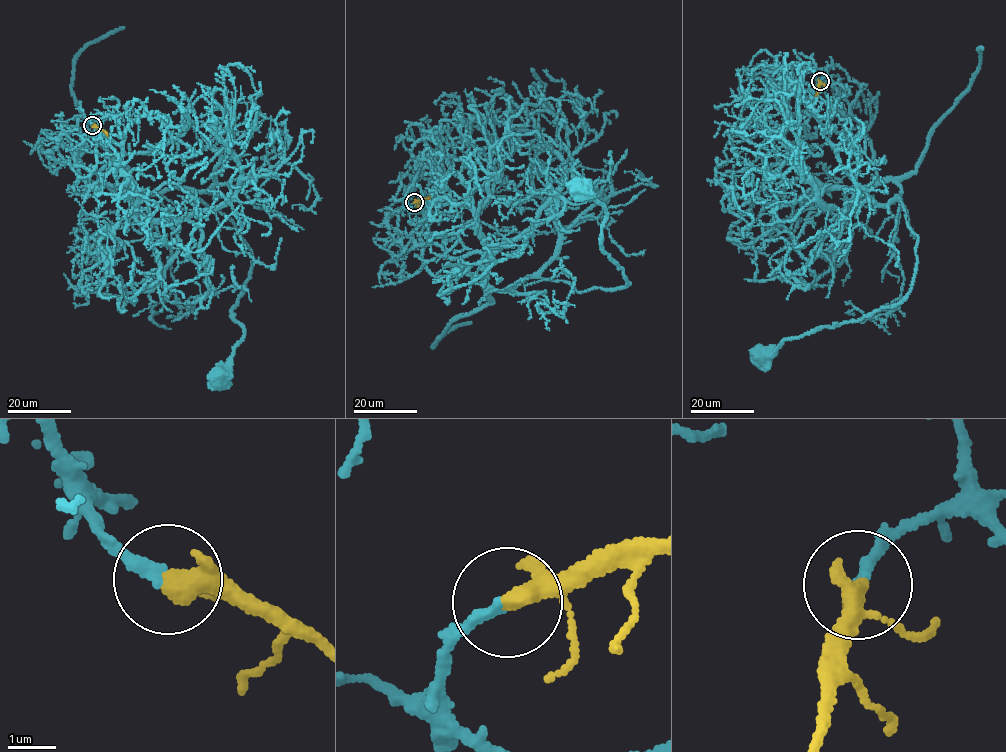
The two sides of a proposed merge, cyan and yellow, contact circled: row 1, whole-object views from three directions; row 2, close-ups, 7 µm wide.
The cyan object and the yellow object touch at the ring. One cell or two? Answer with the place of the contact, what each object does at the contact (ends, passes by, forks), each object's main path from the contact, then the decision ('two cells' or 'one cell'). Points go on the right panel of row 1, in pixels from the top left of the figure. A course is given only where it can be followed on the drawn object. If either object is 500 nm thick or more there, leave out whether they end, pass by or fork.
place (820, 81); cyan ends; yellow forks; course cyan (819, 81), (827, 76), (847, 102), (879, 179), (899, 187), (916, 267), (899, 302), (764, 355); course yellow (820, 81), (815, 96); one cell

